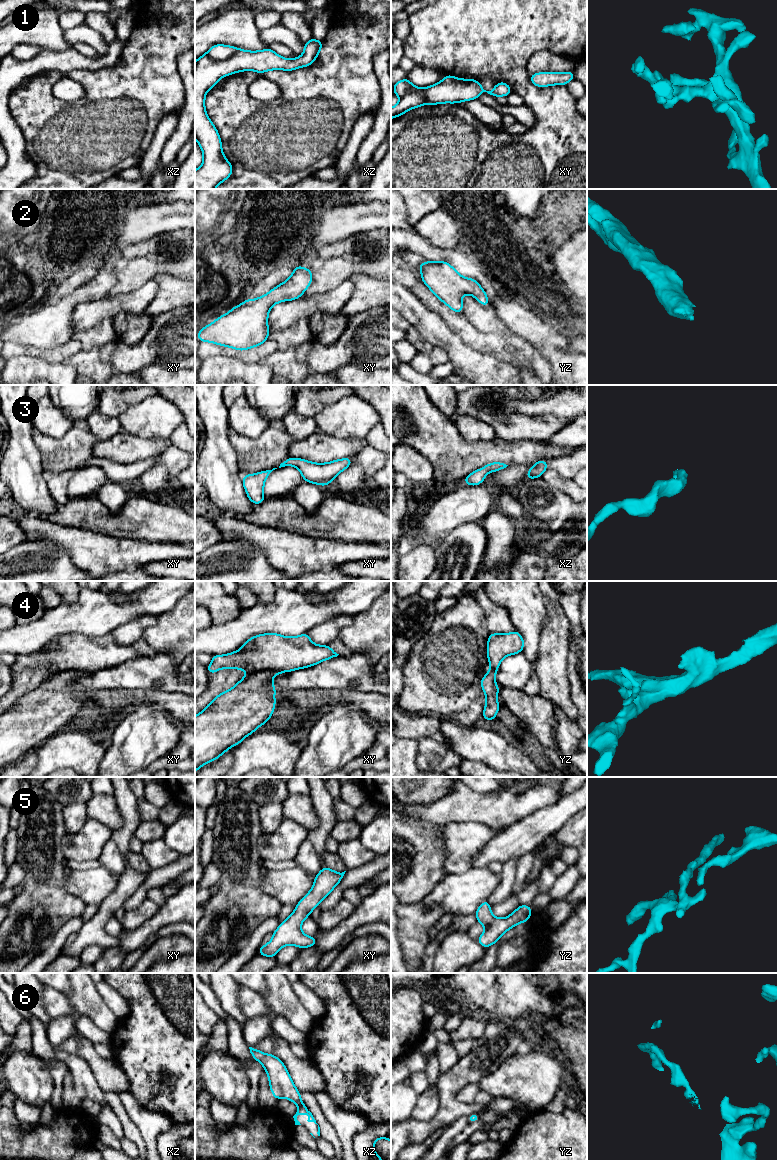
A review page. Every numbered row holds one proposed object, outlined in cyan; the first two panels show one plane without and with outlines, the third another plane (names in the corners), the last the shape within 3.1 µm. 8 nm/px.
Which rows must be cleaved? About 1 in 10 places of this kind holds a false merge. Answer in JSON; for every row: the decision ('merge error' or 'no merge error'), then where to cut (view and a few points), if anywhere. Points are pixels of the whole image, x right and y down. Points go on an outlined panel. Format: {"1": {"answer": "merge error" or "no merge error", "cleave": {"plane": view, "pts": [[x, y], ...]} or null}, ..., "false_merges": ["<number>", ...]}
{"1": {"answer": "no merge error", "cleave": null}, "2": {"answer": "no merge error", "cleave": null}, "3": {"answer": "no merge error", "cleave": null}, "4": {"answer": "merge error", "cleave": {"plane": "xy", "pts": [[281, 671], [256, 670], [249, 673]]}}, "5": {"answer": "no merge error", "cleave": null}, "6": {"answer": "no merge error", "cleave": null}, "false_merges": ["4"]}

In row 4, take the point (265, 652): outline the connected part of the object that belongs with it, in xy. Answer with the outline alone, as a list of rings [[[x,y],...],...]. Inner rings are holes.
[[[266,633],[249,638],[238,651],[213,655],[207,671],[214,674],[219,669],[227,668],[246,670],[248,673],[291,672],[338,655],[328,645],[315,645],[307,633],[295,637]]]

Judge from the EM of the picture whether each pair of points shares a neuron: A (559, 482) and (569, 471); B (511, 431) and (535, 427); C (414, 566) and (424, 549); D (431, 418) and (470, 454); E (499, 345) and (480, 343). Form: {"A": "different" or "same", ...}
{"A": "different", "B": "same", "C": "same", "D": "same", "E": "same"}

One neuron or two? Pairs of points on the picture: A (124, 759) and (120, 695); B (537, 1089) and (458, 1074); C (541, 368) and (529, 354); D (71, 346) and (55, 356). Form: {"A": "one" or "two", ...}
{"A": "two", "B": "two", "C": "one", "D": "one"}

